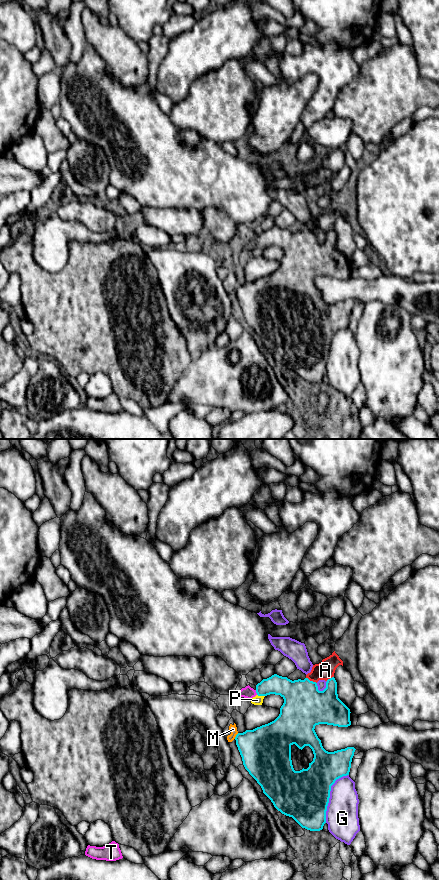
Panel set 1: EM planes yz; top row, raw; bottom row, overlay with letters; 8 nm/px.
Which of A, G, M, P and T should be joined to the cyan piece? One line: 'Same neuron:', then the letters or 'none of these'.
Same neuron: T

